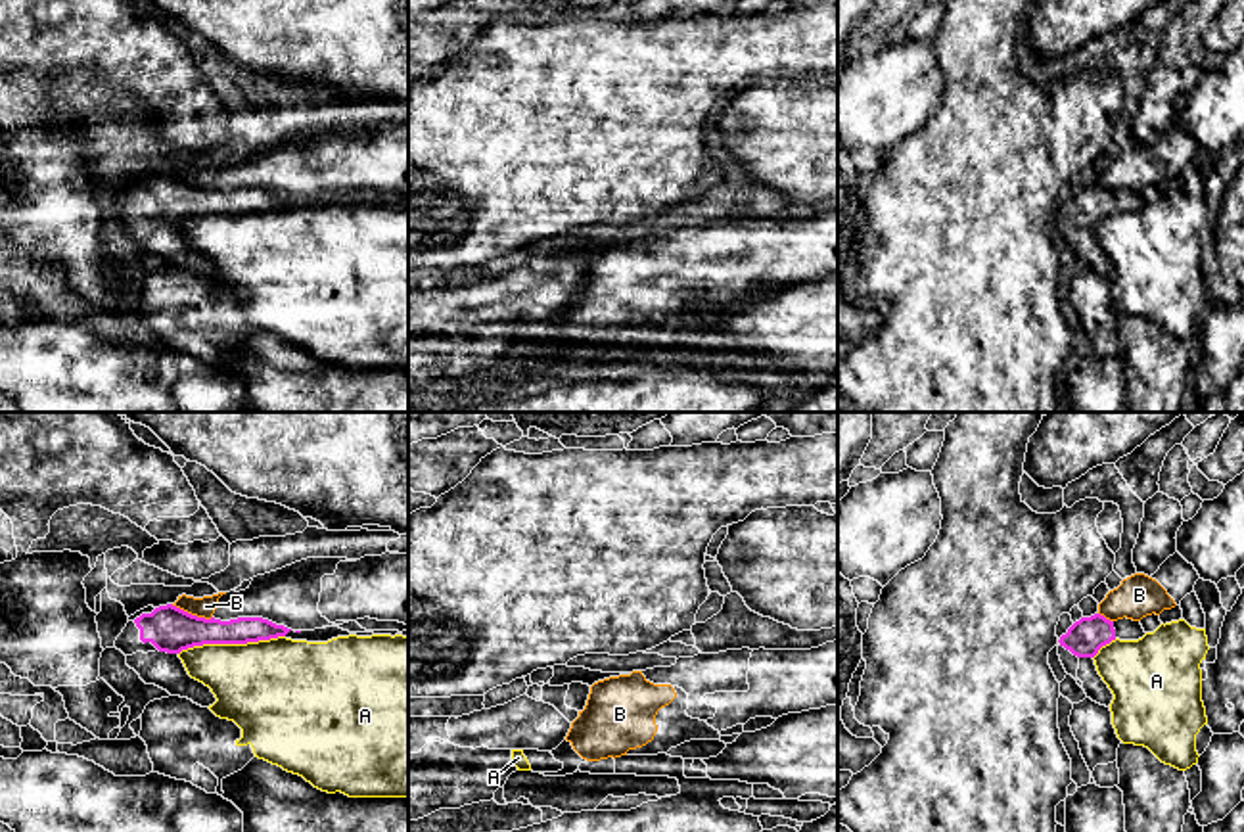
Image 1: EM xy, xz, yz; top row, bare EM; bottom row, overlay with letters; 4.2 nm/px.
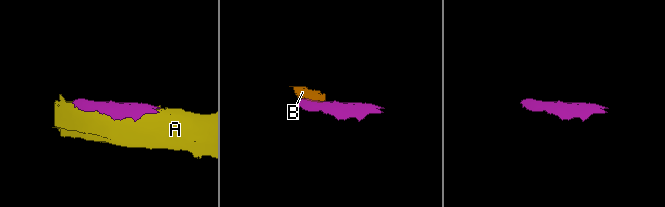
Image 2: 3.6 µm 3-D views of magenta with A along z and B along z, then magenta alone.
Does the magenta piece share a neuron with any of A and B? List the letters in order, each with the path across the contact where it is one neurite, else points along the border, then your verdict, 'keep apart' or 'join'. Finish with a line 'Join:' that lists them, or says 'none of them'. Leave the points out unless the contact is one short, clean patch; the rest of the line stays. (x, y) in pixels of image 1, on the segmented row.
A: keep apart
B: along xy (171, 604), (211, 618) | keep apart
Join: none of them

